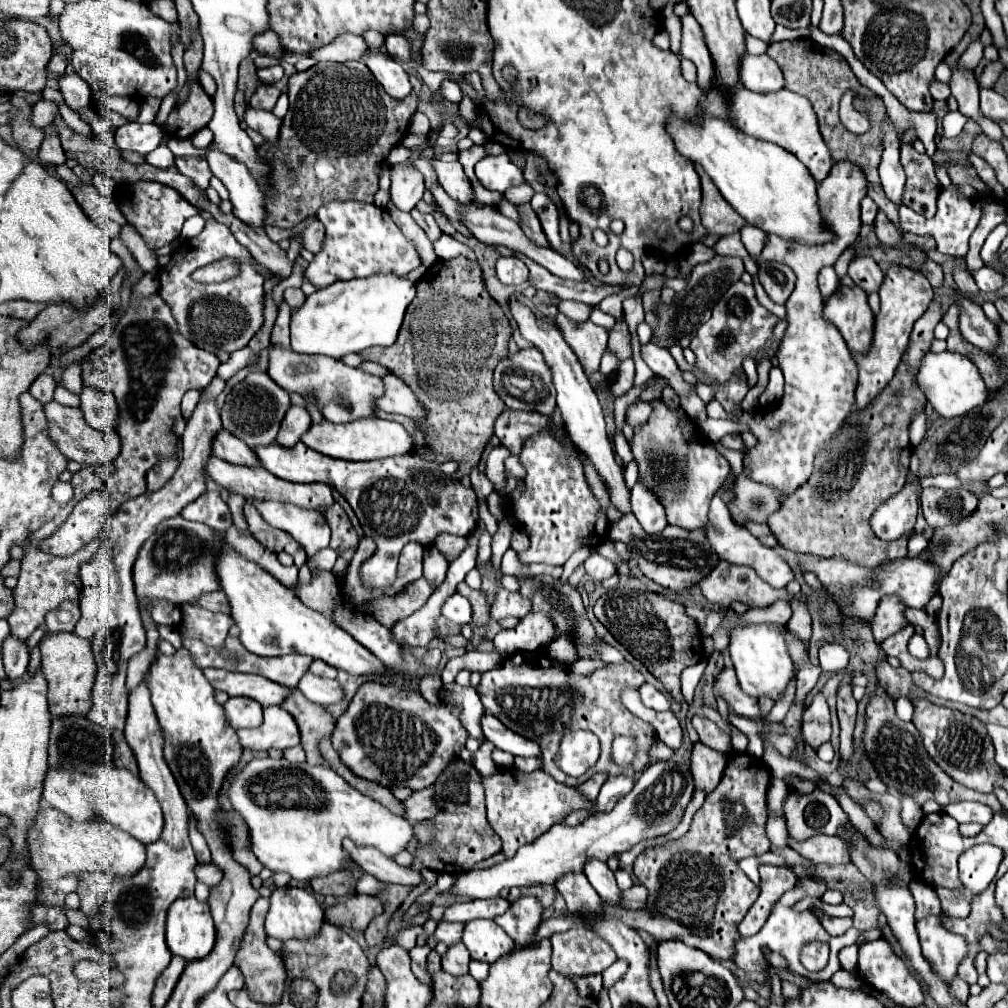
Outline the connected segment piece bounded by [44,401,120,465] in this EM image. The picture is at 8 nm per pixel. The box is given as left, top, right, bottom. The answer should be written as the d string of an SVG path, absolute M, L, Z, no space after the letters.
M50 401L44 405L44 413L50 425L50 437L58 445L58 449L70 459L80 465L110 465L116 455L120 453L120 437L116 433L100 433L88 427L84 421L84 415L80 409L74 407L64 407L56 401Z

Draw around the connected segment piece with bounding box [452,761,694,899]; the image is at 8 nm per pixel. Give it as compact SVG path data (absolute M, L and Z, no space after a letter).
M656 761L650 763L646 767L646 771L642 771L640 779L636 781L634 789L616 803L616 807L610 813L594 813L592 817L588 817L586 821L582 821L576 827L568 827L568 825L552 825L544 835L540 835L534 843L528 843L524 847L518 849L516 857L506 859L490 869L484 871L468 871L468 873L460 873L456 883L452 885L452 895L454 897L462 897L468 895L470 899L492 899L496 897L504 887L532 887L532 885L540 885L540 883L548 883L554 885L556 879L560 879L560 875L566 875L566 871L582 871L584 863L588 859L600 859L600 861L608 861L610 855L622 853L632 849L636 843L640 843L642 839L654 839L660 835L668 835L676 823L680 823L686 805L690 803L694 793L694 779L690 773L690 765L686 763L676 763L676 761Z

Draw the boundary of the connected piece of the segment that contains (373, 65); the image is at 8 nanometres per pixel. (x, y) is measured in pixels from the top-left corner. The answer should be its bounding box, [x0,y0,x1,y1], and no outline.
[362,49,412,101]

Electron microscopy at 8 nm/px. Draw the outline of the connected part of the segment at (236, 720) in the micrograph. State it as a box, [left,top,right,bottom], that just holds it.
[224,697,262,729]

